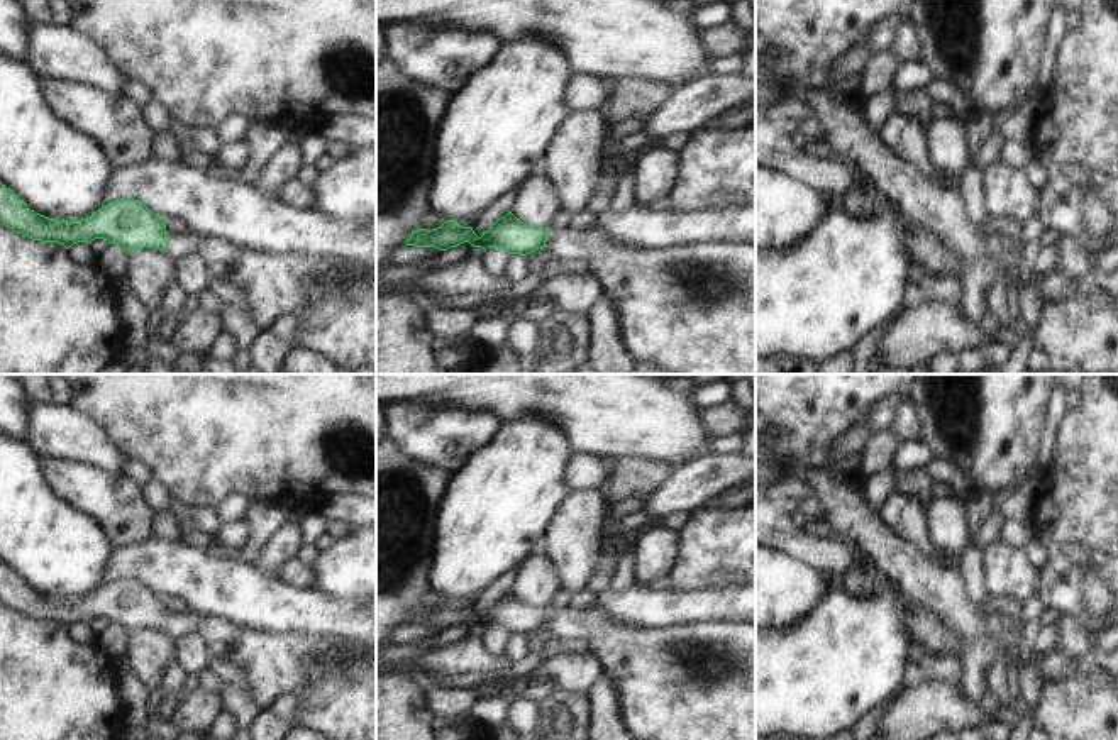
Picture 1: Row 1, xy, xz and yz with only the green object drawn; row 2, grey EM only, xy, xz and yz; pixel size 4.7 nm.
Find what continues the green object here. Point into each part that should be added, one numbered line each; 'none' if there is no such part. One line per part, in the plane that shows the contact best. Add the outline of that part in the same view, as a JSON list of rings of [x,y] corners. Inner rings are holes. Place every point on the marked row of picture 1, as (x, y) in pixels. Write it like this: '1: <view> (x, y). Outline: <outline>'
1: xz (691, 309). Outline: [[[549,225],[551,259],[583,261],[618,315],[623,347],[637,362],[650,361],[674,374],[755,374],[755,247],[681,244],[662,249],[628,249],[595,230]]]

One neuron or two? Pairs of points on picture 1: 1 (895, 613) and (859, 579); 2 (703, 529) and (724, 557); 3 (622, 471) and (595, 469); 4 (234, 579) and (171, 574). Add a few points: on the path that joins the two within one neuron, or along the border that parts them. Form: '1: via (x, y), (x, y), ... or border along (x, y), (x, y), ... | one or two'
1: border along (844, 588), (857, 600), (868, 600), (876, 591) | two
2: via (710, 535), (724, 551) | one
3: border along (608, 461), (603, 481) | two
4: via (219, 579), (204, 579), (192, 569), (187, 571) | one

